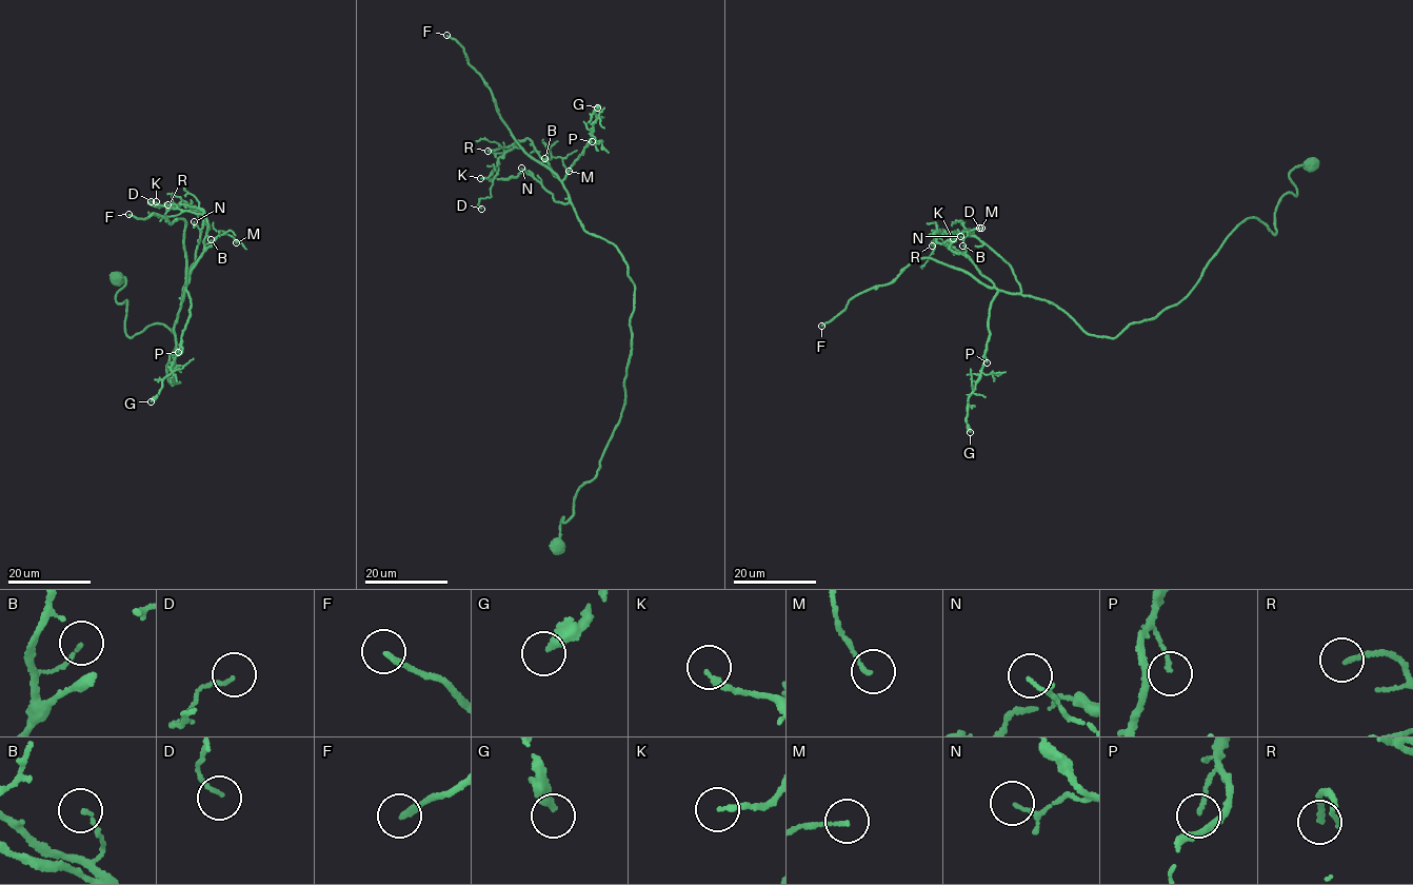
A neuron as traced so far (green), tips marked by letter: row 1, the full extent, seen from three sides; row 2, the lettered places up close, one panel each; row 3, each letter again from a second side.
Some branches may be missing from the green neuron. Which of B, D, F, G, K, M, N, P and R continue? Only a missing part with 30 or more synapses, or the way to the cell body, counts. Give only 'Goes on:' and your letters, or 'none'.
Goes on: F, G, R

